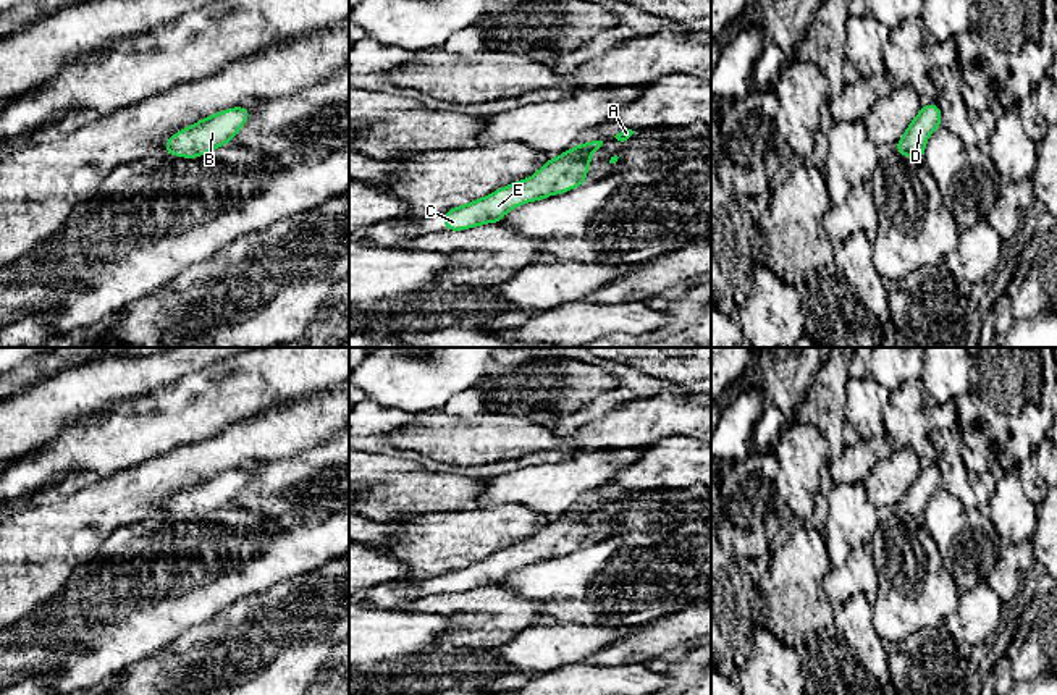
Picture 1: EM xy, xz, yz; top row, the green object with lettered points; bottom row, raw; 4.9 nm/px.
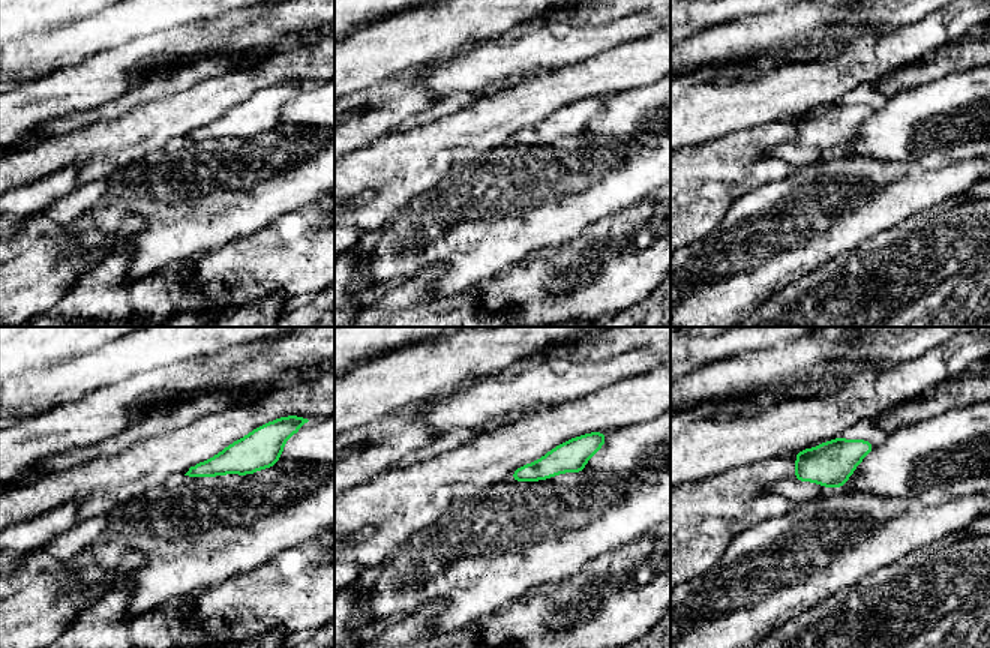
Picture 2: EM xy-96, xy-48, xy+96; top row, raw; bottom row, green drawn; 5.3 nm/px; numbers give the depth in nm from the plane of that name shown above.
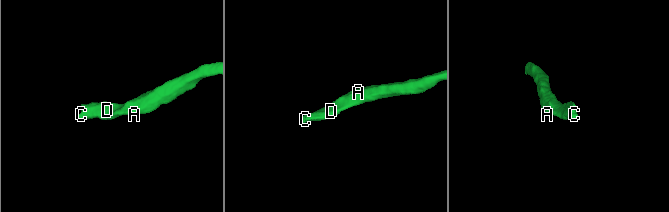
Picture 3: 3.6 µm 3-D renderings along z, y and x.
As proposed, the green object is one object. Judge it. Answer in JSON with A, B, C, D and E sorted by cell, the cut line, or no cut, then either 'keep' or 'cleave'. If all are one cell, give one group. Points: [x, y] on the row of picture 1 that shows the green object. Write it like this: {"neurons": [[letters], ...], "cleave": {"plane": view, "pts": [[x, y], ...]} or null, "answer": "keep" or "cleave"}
{"neurons": [["A", "B", "C", "D", "E"]], "cleave": null, "answer": "keep"}

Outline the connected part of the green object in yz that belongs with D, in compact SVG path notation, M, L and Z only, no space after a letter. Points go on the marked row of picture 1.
M937 102L921 107L915 120L907 126L905 134L894 150L913 160L923 160L929 134L942 126L941 108Z

